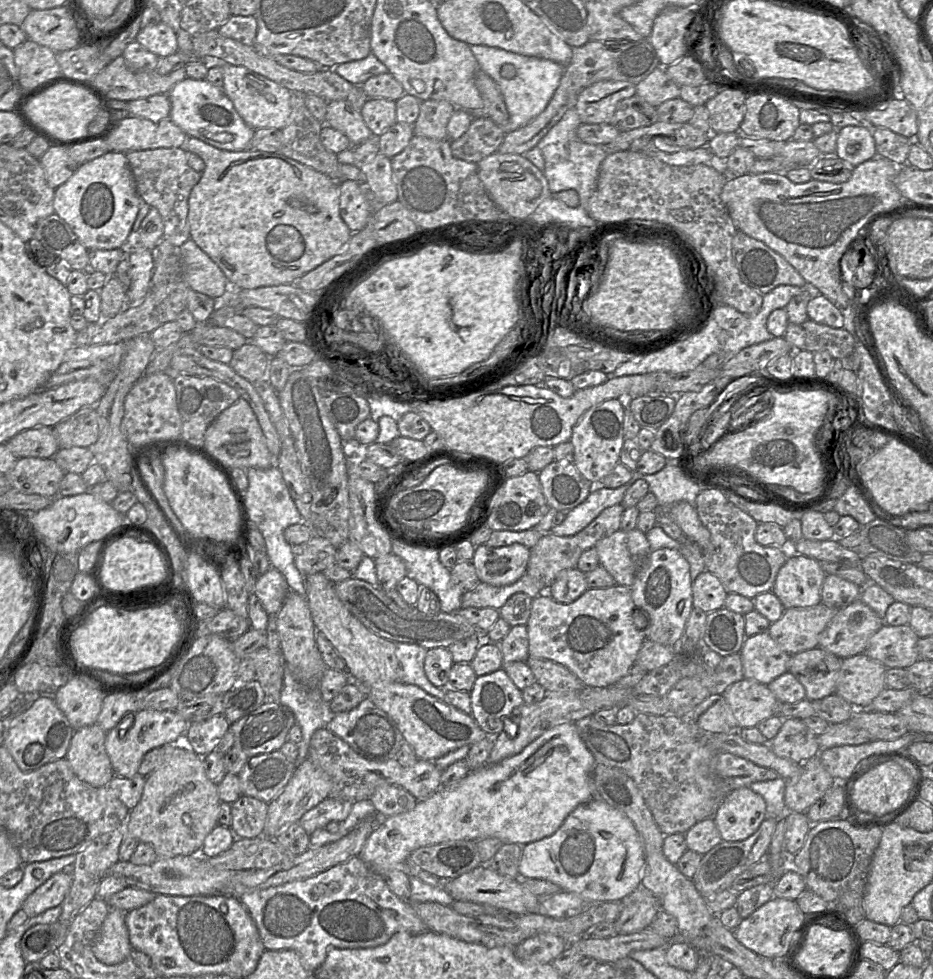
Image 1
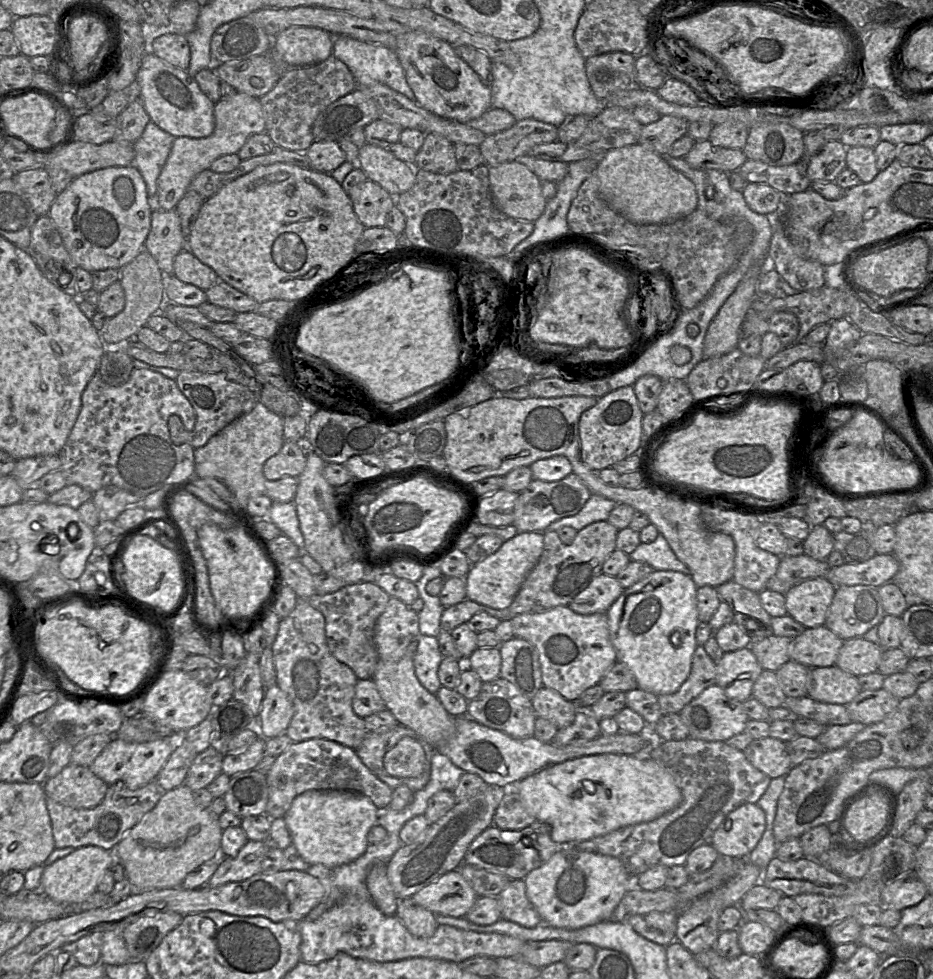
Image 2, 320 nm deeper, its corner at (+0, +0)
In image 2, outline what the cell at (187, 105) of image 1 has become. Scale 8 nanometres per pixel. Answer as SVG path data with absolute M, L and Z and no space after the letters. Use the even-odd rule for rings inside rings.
M153 53L143 56L136 77L137 95L150 120L176 137L204 138L214 131L214 104L187 70L174 67Z

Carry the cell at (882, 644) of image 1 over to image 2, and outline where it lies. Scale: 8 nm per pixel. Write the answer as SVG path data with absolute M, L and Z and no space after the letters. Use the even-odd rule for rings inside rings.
M863 636L850 638L844 641L835 665L856 677L863 676L878 671L882 653L879 644Z

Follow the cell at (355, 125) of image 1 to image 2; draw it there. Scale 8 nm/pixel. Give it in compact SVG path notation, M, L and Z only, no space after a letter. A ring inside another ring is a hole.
M365 143L359 148L358 164L367 179L378 183L392 196L409 190L415 183L415 166L399 160L385 148Z

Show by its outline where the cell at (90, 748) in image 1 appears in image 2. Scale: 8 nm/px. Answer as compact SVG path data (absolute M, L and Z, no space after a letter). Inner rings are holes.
M70 763L43 784L48 798L71 808L89 809L99 805L109 785L89 767Z

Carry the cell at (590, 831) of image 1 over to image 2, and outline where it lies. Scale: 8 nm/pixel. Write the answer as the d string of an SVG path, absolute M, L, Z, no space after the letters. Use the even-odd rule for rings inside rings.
M572 845L566 846L564 849L554 853L551 858L542 866L532 870L527 874L524 881L526 884L526 895L529 901L532 903L534 908L537 910L539 915L542 918L542 924L547 924L556 928L566 928L566 929L579 929L586 926L594 925L600 923L602 921L606 921L610 919L615 908L620 903L623 896L630 890L630 885L636 884L636 877L638 876L630 876L626 871L622 862L613 856L602 855L598 853L588 852L588 851L580 851L574 848Z

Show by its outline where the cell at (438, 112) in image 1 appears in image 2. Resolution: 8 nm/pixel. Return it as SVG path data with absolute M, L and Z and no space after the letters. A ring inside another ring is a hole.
M426 133L424 143L416 154L415 168L442 175L457 171L459 168L455 157L454 144L439 134Z

